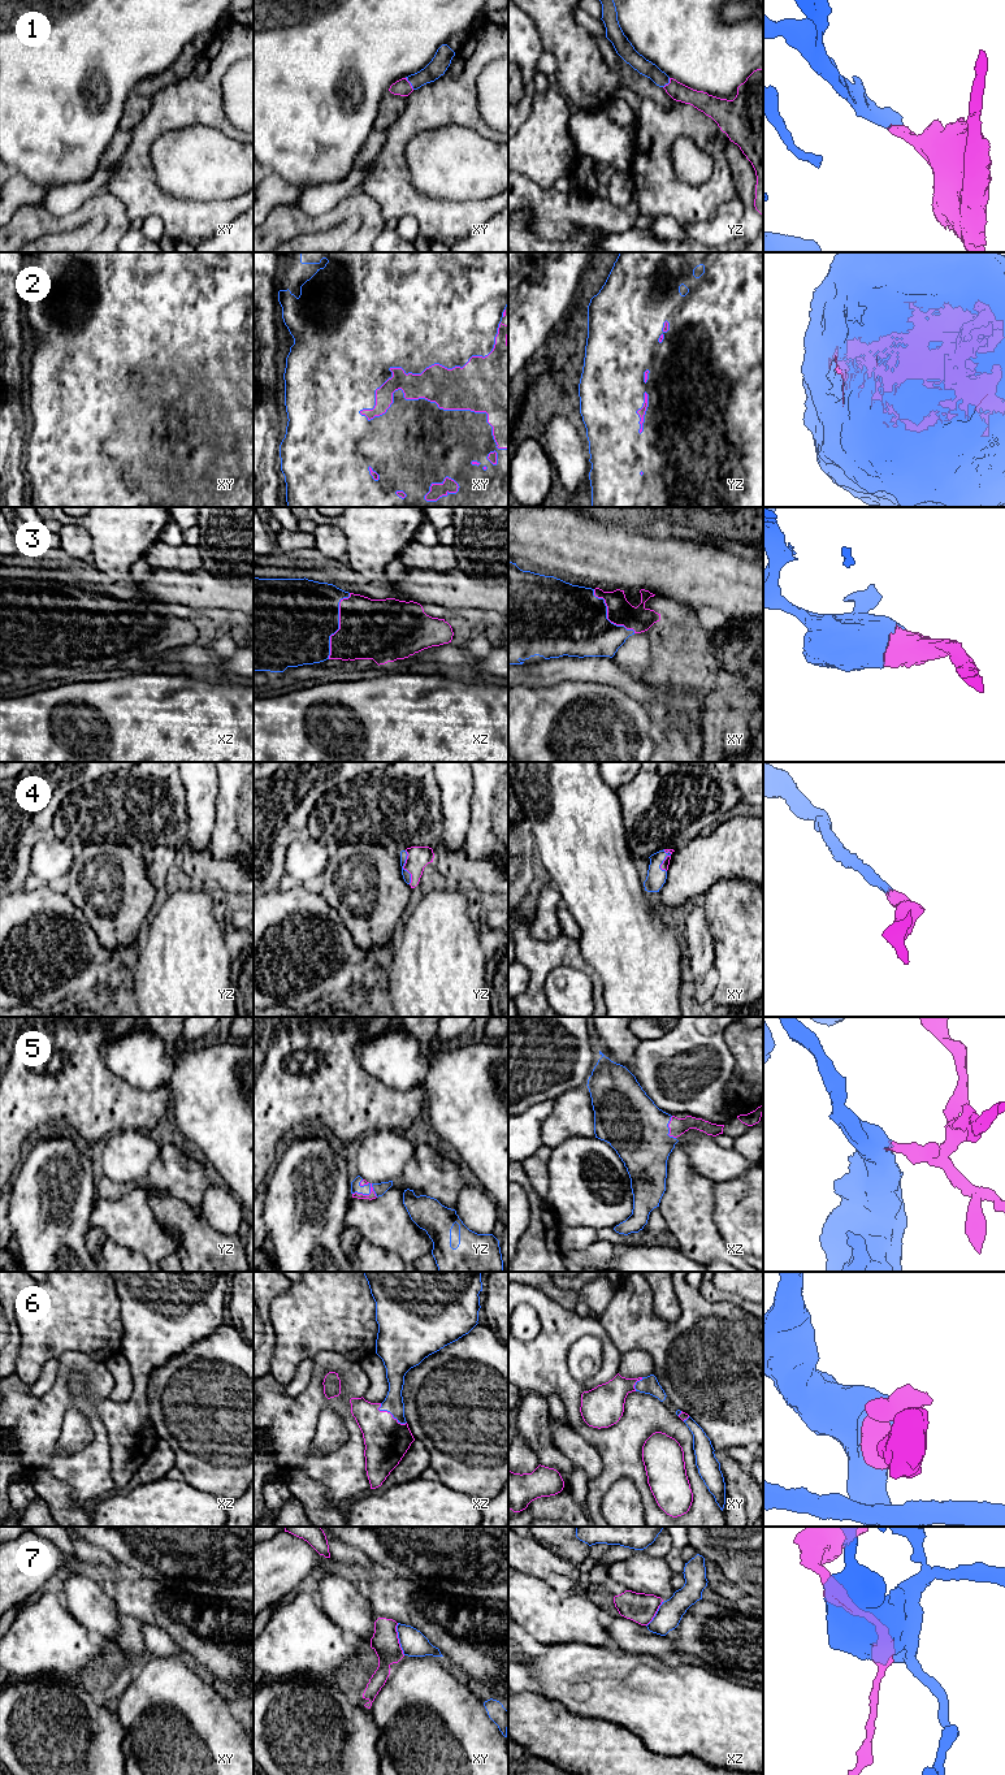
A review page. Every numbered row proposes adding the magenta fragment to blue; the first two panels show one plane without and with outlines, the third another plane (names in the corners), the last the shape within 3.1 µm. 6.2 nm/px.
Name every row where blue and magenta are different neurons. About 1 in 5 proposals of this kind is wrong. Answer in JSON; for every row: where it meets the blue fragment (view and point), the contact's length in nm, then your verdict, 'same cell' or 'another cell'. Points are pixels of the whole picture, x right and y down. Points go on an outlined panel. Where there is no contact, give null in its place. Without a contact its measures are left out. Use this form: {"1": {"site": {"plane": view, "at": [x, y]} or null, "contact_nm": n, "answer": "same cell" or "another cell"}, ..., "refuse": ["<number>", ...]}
{"1": {"site": {"plane": "xy", "at": [410, 82]}, "contact_nm": 90, "answer": "same cell"}, "2": {"site": {"plane": "xy", "at": [428, 367]}, "contact_nm": 1050, "answer": "same cell"}, "3": {"site": {"plane": "xz", "at": [338, 624]}, "contact_nm": 440, "answer": "same cell"}, "4": {"site": {"plane": "yz", "at": [402, 867]}, "contact_nm": 220, "answer": "same cell"}, "5": {"site": {"plane": "yz", "at": [365, 1194]}, "contact_nm": 160, "answer": "same cell"}, "6": {"site": {"plane": "xz", "at": [390, 1412]}, "contact_nm": 200, "answer": "same cell"}, "7": {"site": {"plane": "xy", "at": [398, 1637]}, "contact_nm": 200, "answer": "another cell"}, "refuse": ["7"]}

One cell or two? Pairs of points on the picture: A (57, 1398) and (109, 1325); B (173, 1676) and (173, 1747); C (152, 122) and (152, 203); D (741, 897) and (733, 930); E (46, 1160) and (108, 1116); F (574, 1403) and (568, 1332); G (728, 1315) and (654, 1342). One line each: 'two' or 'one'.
A: two
B: one
C: one
D: one
E: two
F: one
G: one

